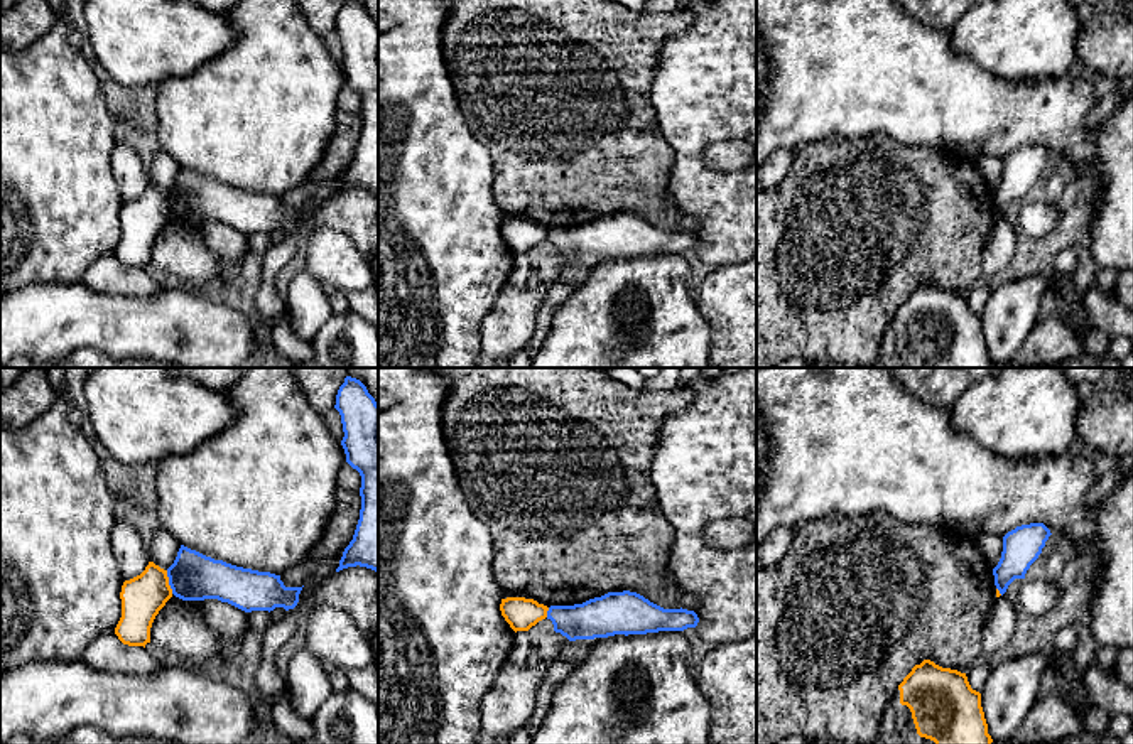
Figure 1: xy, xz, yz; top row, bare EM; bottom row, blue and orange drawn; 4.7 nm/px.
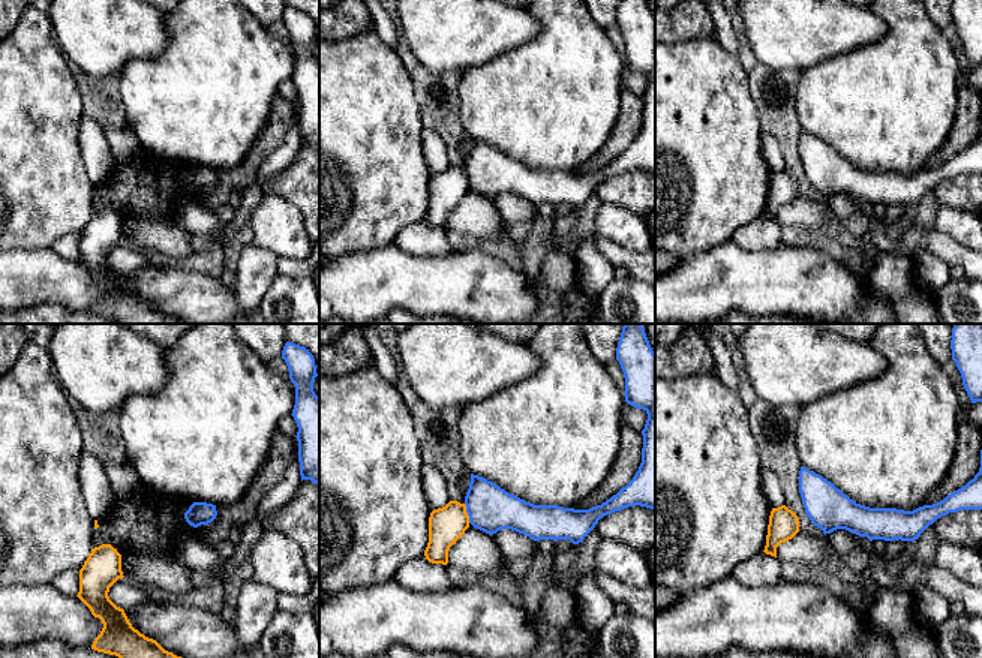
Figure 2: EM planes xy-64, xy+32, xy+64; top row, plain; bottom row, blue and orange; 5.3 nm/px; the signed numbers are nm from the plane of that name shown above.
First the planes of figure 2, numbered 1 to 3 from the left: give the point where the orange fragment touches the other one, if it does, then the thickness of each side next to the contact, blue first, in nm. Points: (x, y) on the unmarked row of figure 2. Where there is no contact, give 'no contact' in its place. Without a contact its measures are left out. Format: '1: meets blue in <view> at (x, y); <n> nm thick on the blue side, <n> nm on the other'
1: no contact
2: meets blue in xy+32 at (468, 177); 240 nm thick on the blue side, 190 nm on the other
3: no contact

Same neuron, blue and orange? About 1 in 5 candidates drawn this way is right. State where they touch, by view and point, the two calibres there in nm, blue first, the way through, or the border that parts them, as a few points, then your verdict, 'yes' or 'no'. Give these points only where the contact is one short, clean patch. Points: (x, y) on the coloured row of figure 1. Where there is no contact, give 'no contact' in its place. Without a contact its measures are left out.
contact xy (169, 582); calibres 220 and 200 nm; border xy (166, 571), (173, 593); no

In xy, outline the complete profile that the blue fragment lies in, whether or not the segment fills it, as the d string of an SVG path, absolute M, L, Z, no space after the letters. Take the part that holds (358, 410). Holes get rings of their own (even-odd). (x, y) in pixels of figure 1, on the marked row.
M346 376L334 408L341 415L346 462L361 476L360 520L336 572L356 565L378 572L378 403L360 380Z

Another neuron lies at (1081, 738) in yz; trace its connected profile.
M1082 729L1081 732L1054 744L1133 744L1133 729L1123 737L1114 736L1109 729L1103 736Z

